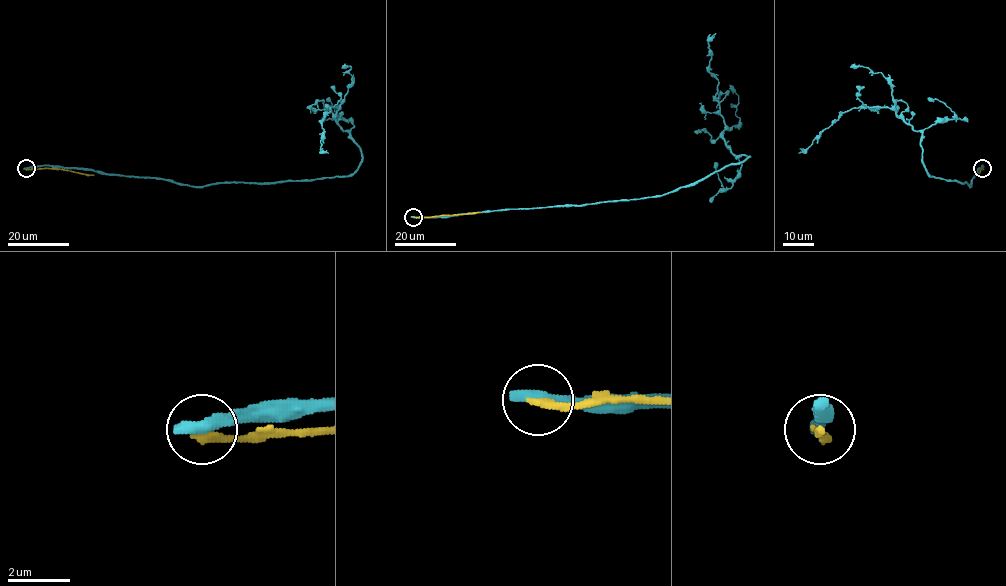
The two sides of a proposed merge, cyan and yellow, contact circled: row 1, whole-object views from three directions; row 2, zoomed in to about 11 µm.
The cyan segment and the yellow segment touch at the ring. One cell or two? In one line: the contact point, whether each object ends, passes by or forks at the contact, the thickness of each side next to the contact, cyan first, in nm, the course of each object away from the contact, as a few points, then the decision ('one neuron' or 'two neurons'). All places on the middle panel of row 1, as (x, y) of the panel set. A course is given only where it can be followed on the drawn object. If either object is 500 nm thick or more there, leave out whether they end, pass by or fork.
place (413, 217); cyan ends; yellow ends; calibres 480 and 280 nm; course cyan (413, 217), (660, 196), (739, 164), (749, 157), (726, 144), (718, 81), (709, 71), (708, 40), (715, 33); course yellow (413, 217), (481, 212); two neurons

